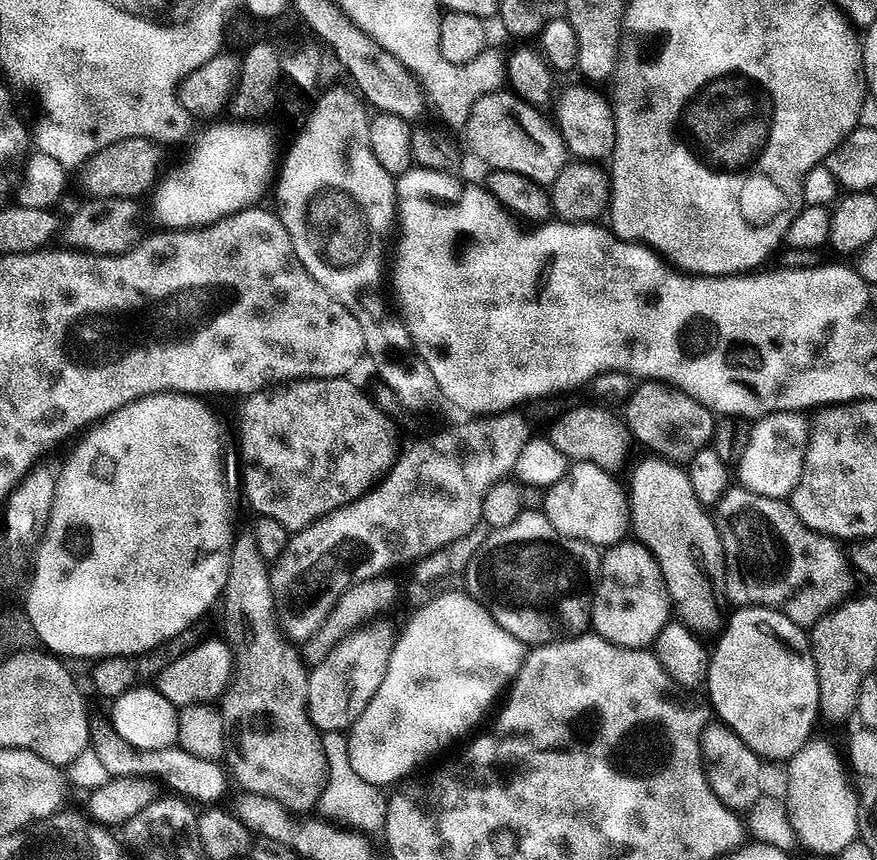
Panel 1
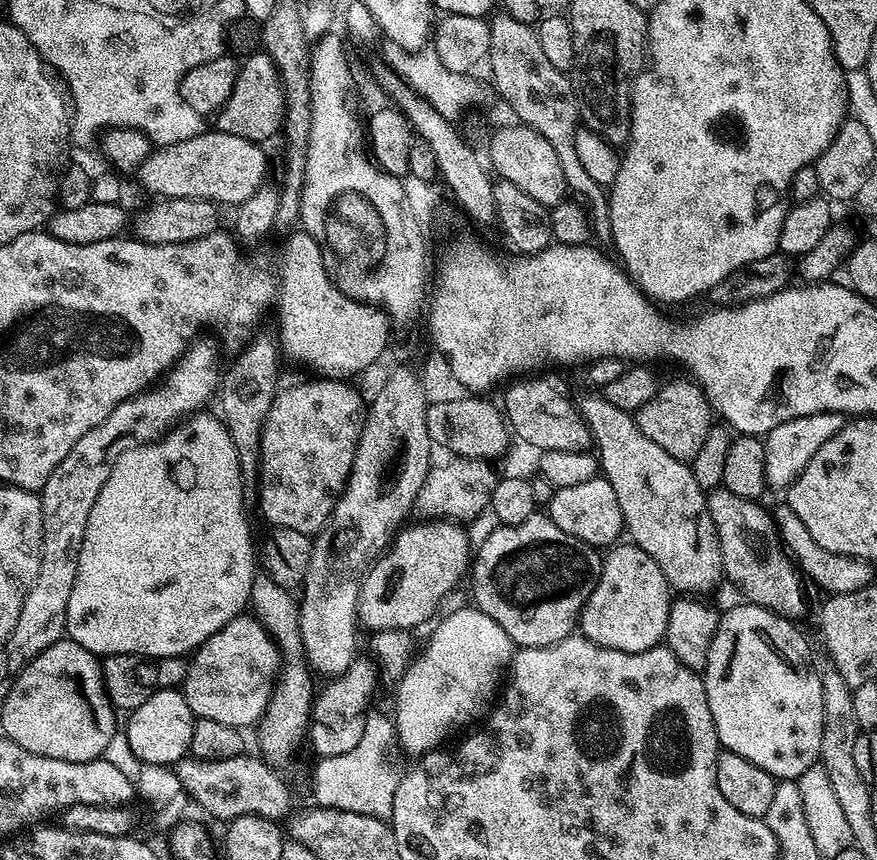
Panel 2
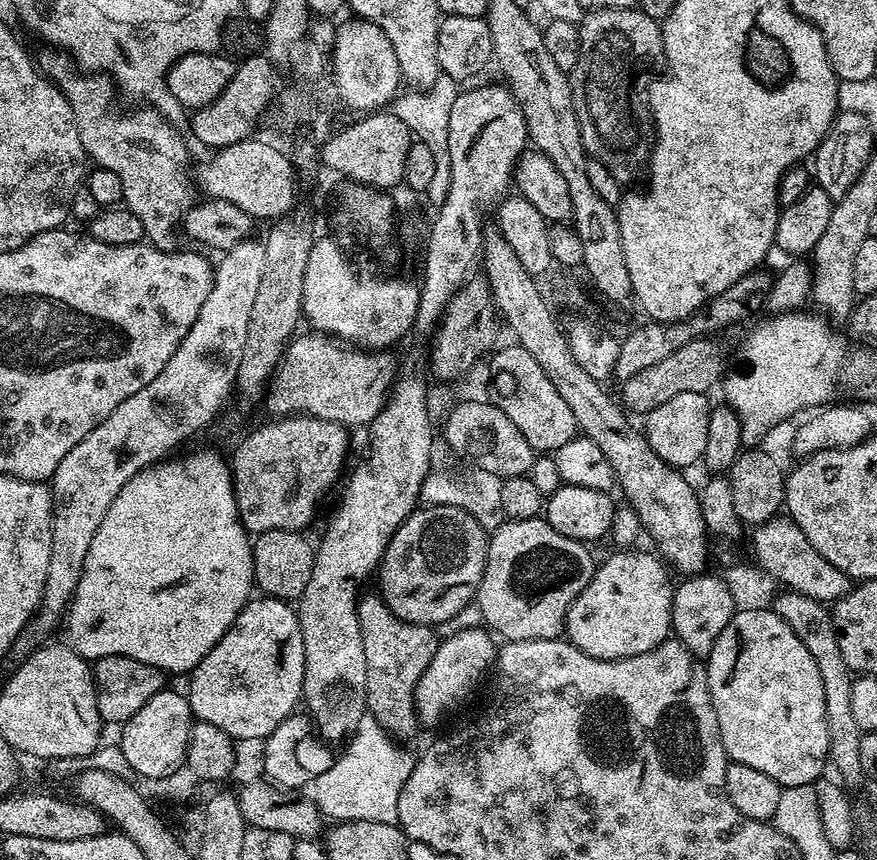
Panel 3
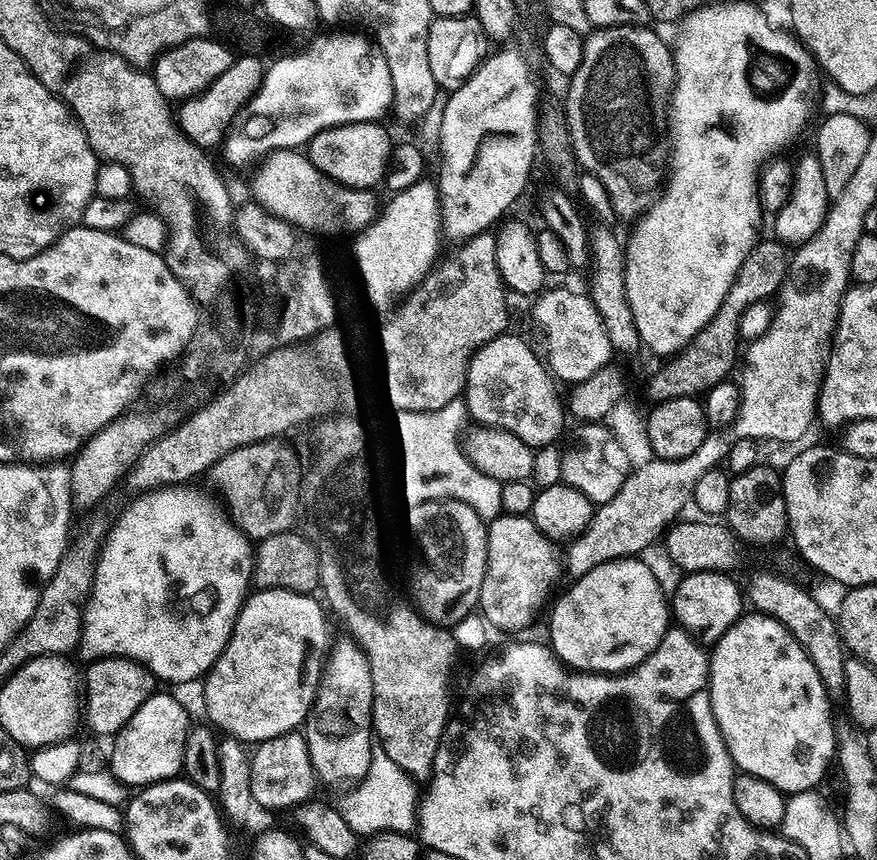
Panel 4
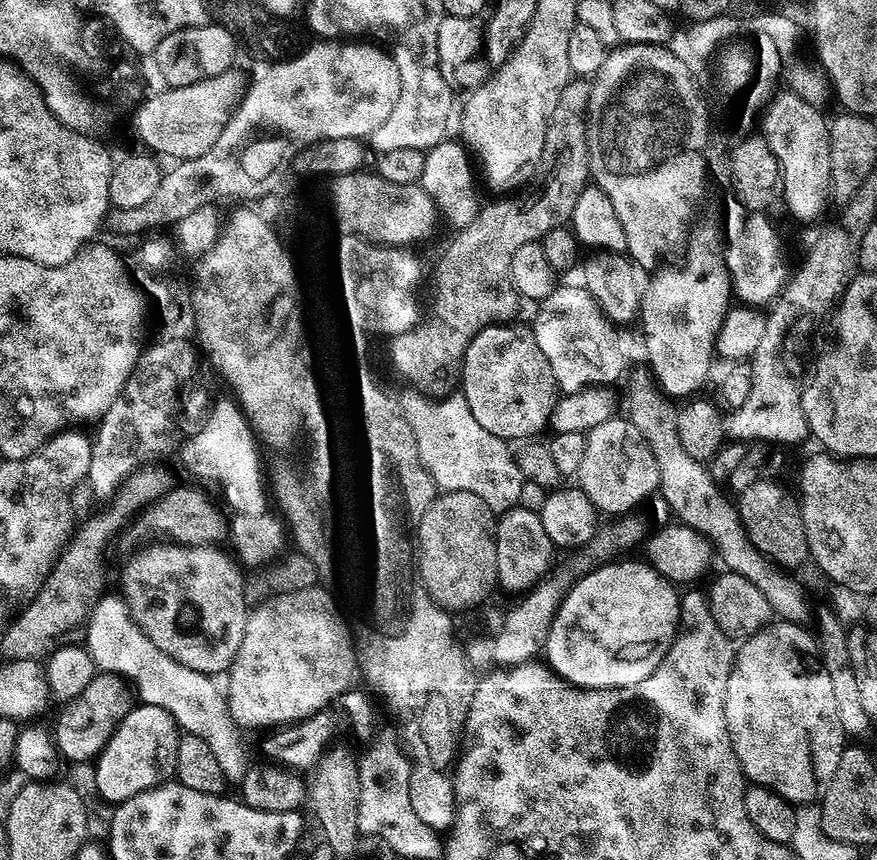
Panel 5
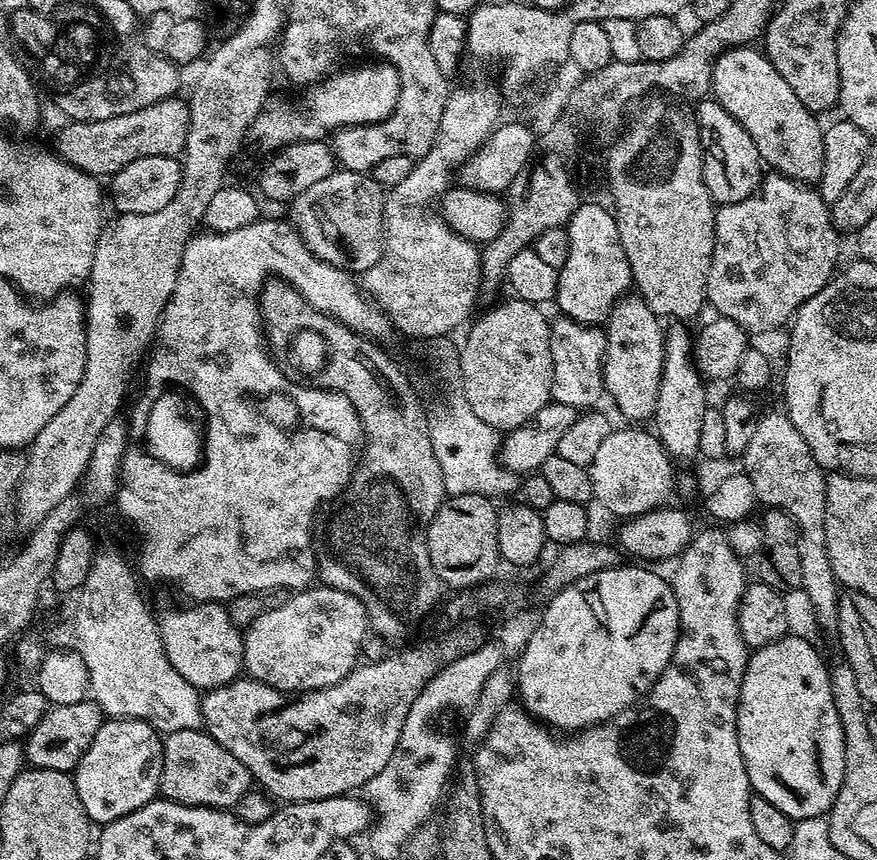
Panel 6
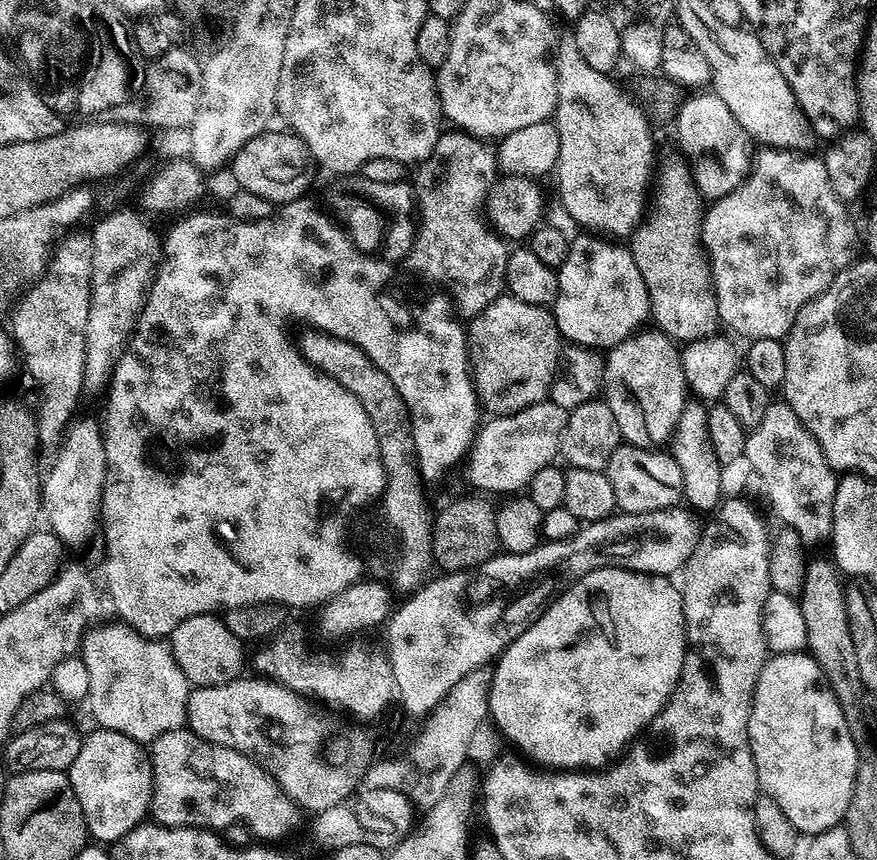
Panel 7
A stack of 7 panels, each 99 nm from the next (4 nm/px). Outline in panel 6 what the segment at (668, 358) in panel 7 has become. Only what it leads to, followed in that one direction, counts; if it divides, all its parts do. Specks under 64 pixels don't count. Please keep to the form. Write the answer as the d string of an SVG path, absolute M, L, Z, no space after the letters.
M628 294L617 300L606 321L603 359L603 391L616 403L628 422L644 422L656 411L658 386L664 369L664 333L661 317L646 306L639 294Z

